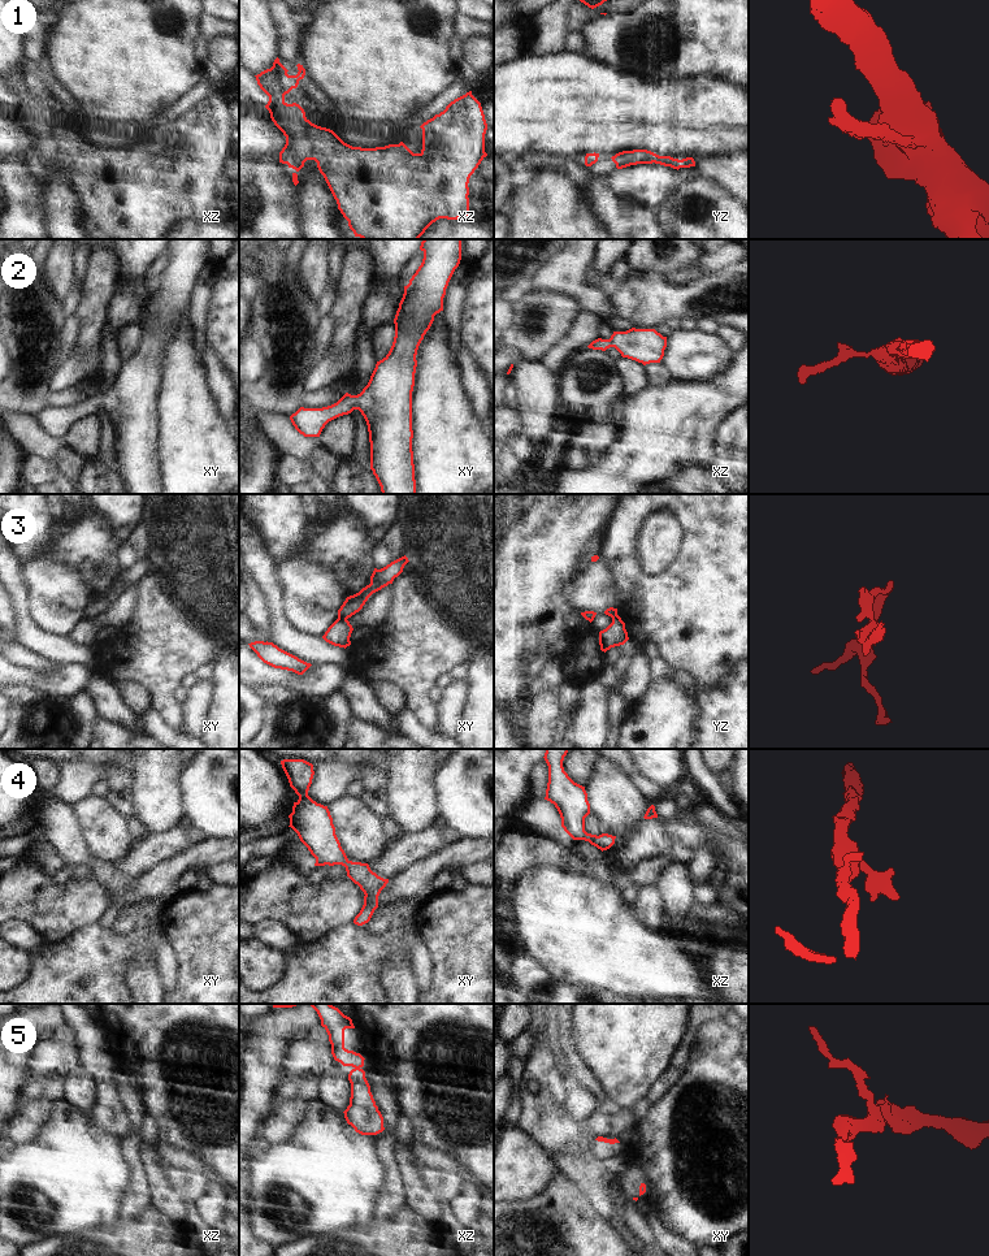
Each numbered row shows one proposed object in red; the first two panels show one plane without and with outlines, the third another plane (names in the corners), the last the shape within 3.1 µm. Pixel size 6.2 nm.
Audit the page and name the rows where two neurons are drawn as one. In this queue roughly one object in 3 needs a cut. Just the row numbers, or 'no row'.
3

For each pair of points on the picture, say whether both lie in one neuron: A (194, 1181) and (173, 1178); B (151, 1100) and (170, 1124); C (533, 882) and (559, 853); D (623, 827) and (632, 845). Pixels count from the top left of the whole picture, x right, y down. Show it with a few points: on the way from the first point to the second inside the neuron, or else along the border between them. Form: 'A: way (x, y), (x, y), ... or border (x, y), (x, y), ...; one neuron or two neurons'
A: way (189, 1181), (178, 1179); one neuron
B: way (156, 1105), (169, 1118); one neuron
C: border (578, 871), (549, 863), (533, 863), (520, 875); two neurons
D: border (643, 818), (624, 839), (615, 843); two neurons

